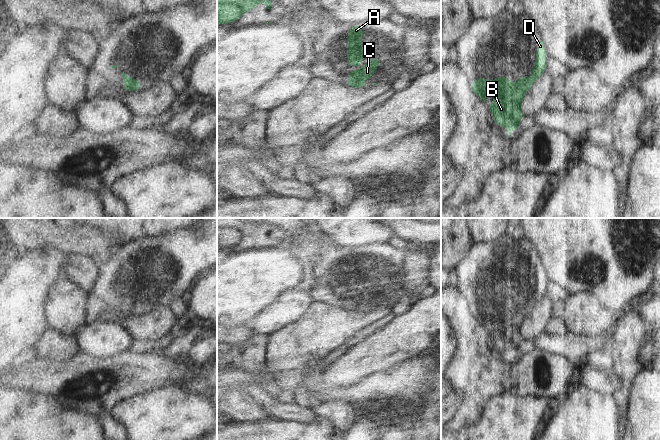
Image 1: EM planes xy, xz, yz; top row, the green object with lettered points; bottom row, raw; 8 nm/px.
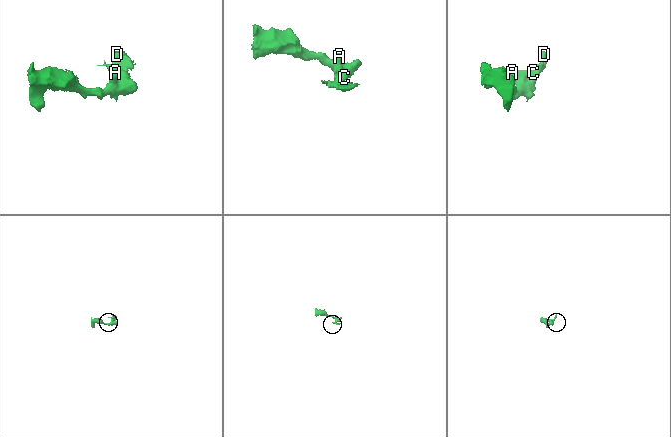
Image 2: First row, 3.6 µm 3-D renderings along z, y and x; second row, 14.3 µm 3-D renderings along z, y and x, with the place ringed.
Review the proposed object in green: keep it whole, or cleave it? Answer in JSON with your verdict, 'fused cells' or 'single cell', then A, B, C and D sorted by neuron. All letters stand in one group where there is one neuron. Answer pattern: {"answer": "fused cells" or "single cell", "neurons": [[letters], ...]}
{"answer": "fused cells", "neurons": [["A", "B", "C"], ["D"]]}

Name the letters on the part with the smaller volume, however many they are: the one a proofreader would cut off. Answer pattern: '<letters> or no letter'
D

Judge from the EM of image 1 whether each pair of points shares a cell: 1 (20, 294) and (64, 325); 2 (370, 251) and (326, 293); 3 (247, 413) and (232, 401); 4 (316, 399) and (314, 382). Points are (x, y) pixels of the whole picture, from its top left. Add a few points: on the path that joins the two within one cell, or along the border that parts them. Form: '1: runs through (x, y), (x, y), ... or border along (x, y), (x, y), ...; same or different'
1: border along (53, 290), (47, 303), (47, 317), (50, 327); different
2: runs through (353, 248), (343, 253), (334, 262), (332, 276); same
3: runs through (243, 409), (236, 402); same
4: border along (311, 394), (320, 393), (329, 400); different

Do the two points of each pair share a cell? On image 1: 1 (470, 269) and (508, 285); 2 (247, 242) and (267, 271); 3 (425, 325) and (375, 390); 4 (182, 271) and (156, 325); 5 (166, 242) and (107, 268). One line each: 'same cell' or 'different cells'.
1: same cell
2: different cells
3: different cells
4: different cells
5: same cell

